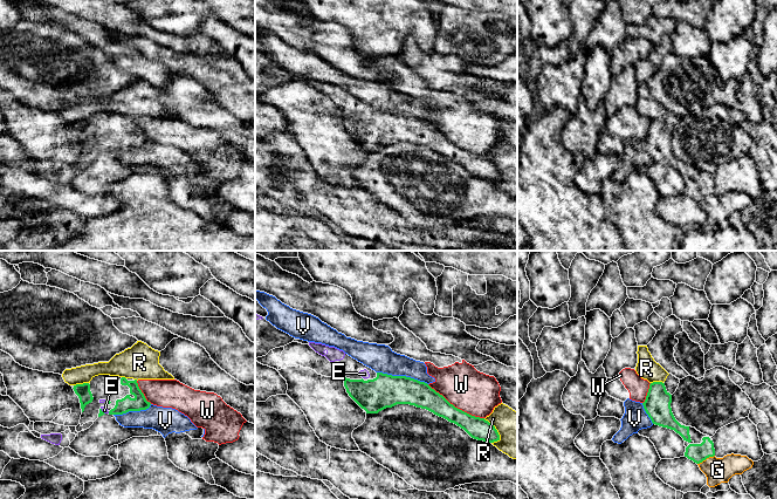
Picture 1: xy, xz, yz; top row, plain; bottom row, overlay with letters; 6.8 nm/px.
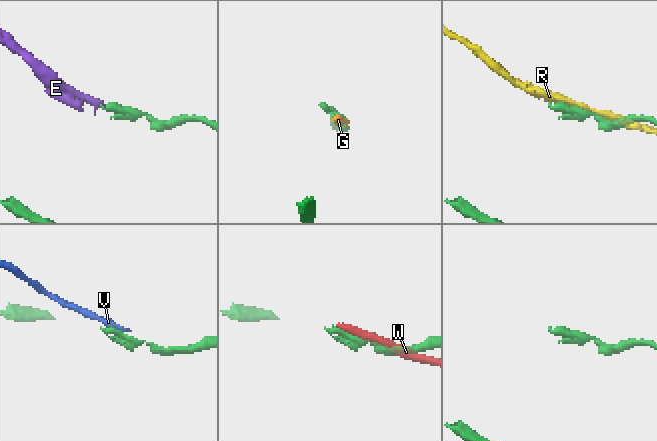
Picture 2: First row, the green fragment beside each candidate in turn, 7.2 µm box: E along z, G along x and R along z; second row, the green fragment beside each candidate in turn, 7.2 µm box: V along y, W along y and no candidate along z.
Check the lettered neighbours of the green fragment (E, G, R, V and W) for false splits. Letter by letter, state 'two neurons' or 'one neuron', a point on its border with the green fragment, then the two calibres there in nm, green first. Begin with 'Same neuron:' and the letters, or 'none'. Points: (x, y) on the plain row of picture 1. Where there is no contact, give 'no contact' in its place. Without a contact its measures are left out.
Same neuron: E
E: one neuron; contact xy (102, 149); calibres 30 and 40 nm
G: two neurons; contact yz (706, 196); calibres 130 and 180 nm
R: two neurons; contact xz (495, 166); calibres 150 and 240 nm
V: two neurons; contact xz (403, 114); calibres 220 and 190 nm
W: two neurons; contact xz (454, 144); calibres 170 and 300 nm

